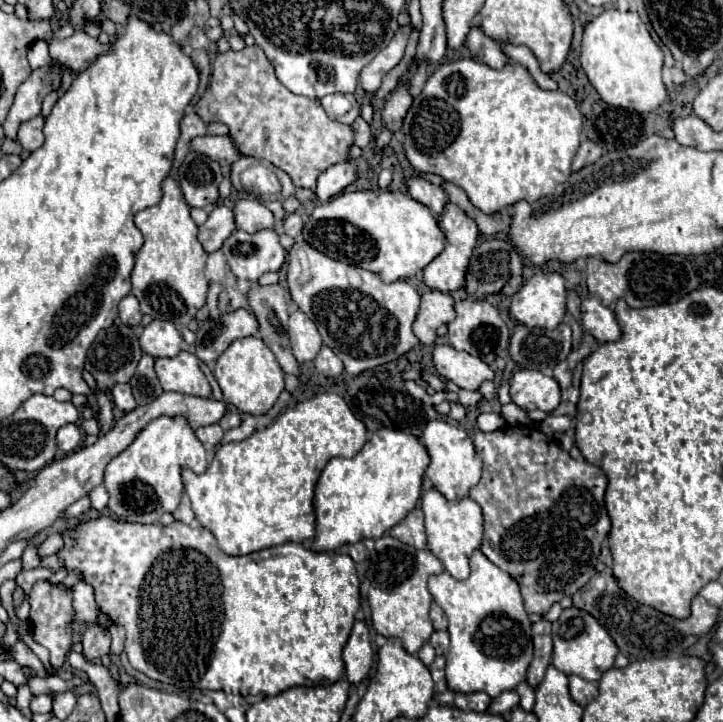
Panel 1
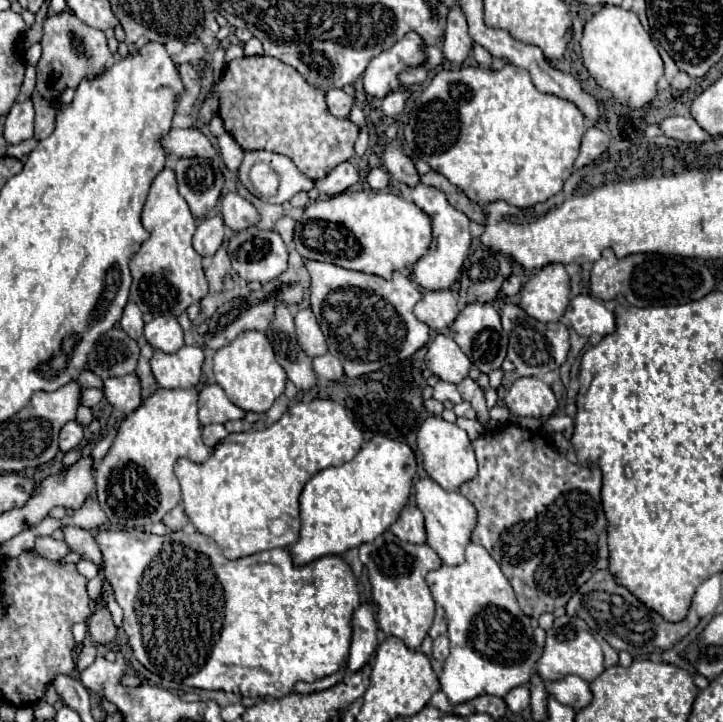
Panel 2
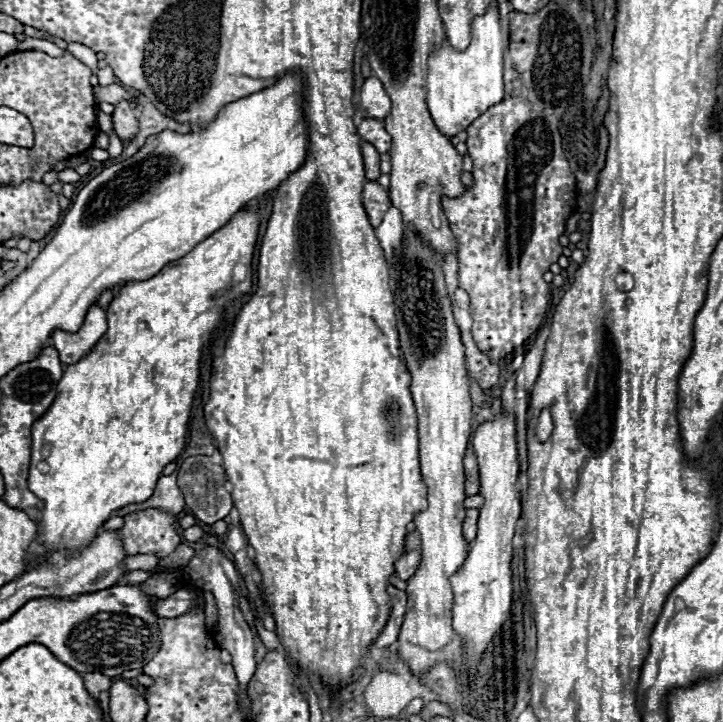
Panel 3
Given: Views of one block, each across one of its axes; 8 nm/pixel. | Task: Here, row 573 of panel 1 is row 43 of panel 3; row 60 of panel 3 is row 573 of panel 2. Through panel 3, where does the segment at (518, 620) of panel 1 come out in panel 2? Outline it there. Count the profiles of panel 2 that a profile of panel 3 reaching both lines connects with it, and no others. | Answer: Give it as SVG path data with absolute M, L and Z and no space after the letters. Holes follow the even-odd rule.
M470 542L462 564L442 564L426 576L426 584L434 602L446 610L450 656L440 674L440 690L448 696L452 706L480 694L504 696L508 690L530 682L540 658L530 618L520 610L510 582L484 546Z

